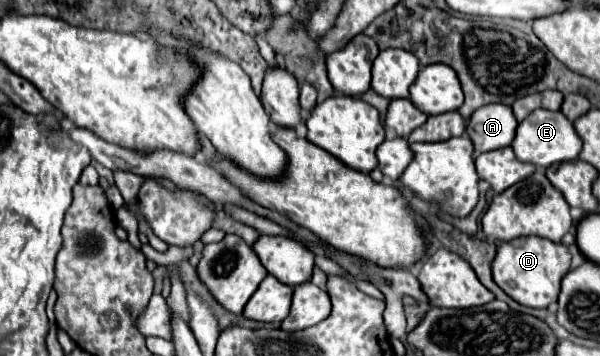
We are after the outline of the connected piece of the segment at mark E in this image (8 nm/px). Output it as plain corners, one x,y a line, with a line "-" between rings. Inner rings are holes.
534,110
526,120
522,120
516,128
516,138
512,140
512,150
516,150
516,158
522,162
530,162
534,166
550,166
554,162
576,160
582,150
582,140
578,138
572,122
562,112
550,110

